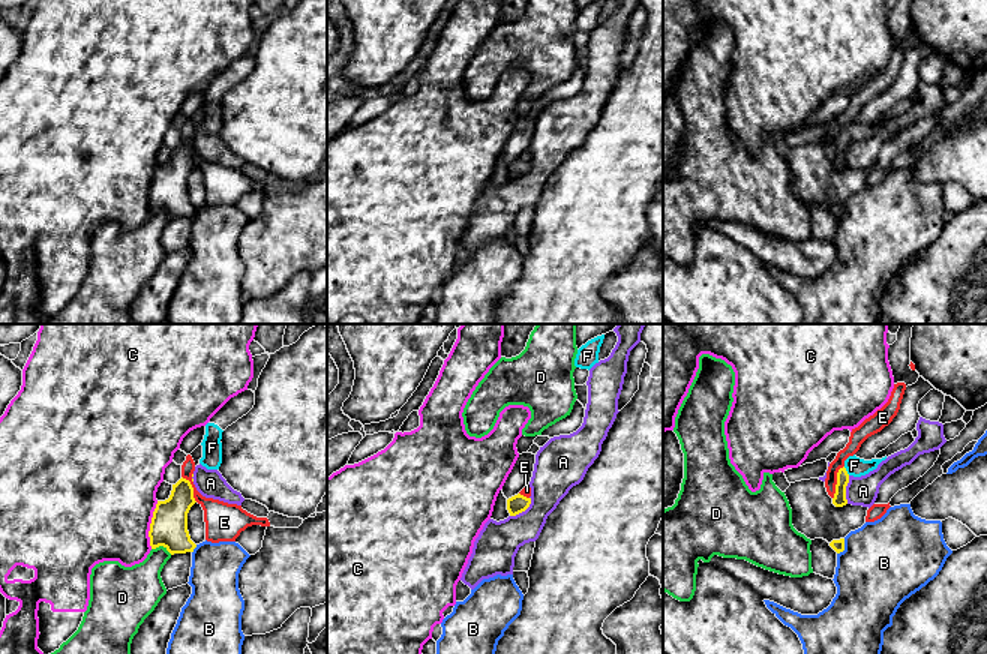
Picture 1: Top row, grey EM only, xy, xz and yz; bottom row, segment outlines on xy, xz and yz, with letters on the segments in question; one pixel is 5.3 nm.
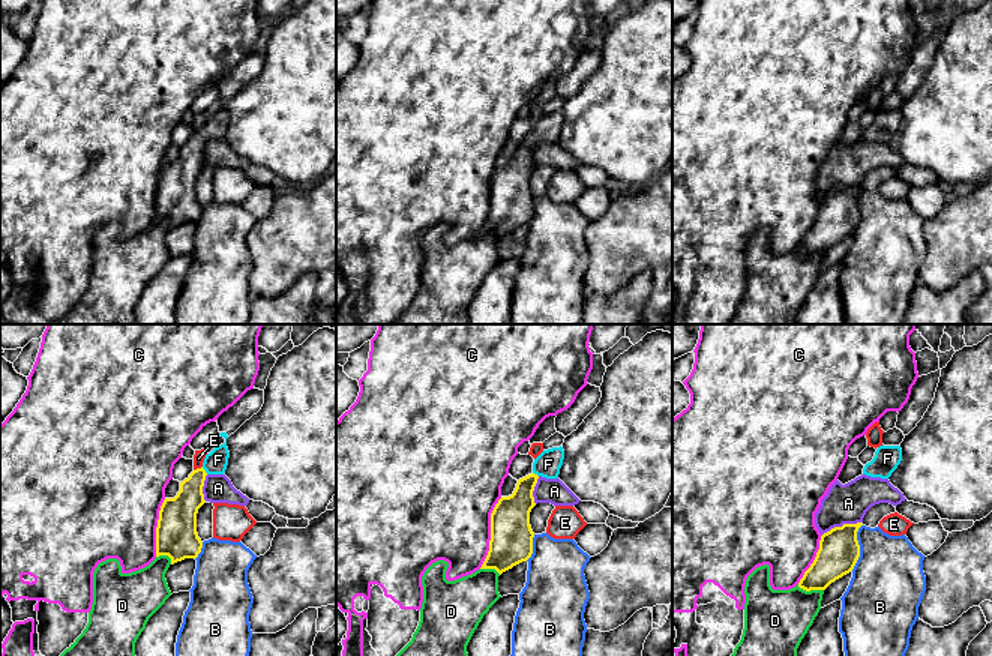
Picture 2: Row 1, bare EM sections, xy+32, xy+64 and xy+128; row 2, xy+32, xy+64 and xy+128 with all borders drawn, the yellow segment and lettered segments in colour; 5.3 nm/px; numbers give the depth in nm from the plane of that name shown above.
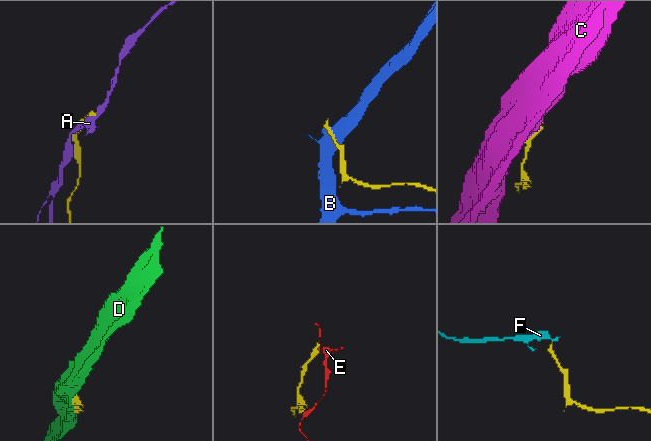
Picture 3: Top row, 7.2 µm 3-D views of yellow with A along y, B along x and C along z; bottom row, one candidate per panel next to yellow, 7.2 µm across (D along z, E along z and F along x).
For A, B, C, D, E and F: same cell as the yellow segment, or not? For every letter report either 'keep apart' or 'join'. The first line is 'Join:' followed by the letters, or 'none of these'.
Join: F
A: keep apart
B: keep apart
C: keep apart
D: keep apart
E: keep apart
F: join

